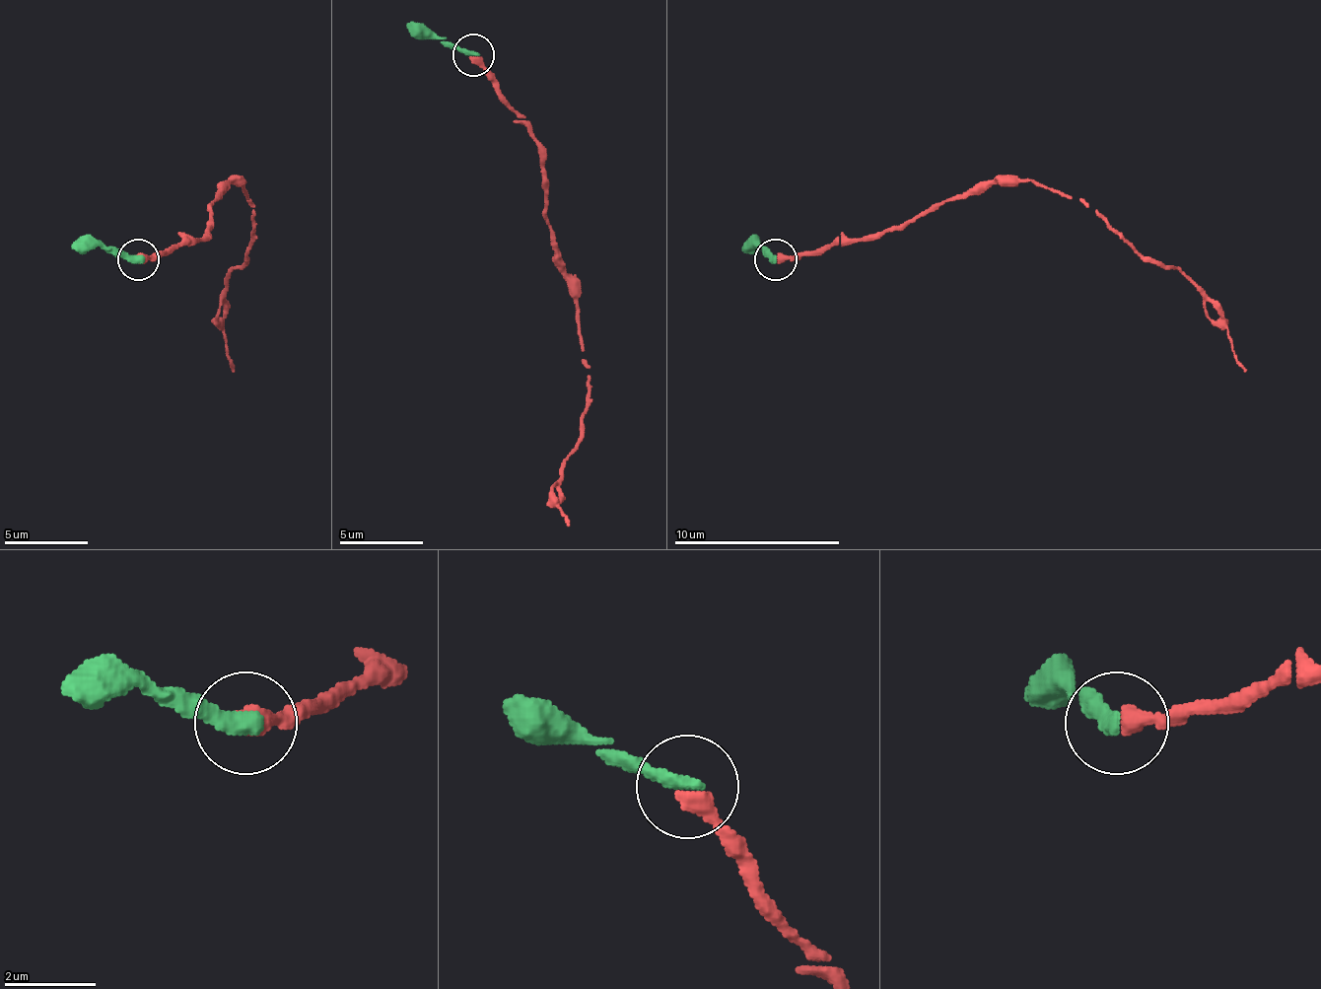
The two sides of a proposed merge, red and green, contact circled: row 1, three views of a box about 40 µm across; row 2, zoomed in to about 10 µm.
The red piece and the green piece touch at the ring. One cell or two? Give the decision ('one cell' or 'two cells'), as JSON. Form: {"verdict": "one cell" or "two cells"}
{"verdict": "one cell"}

